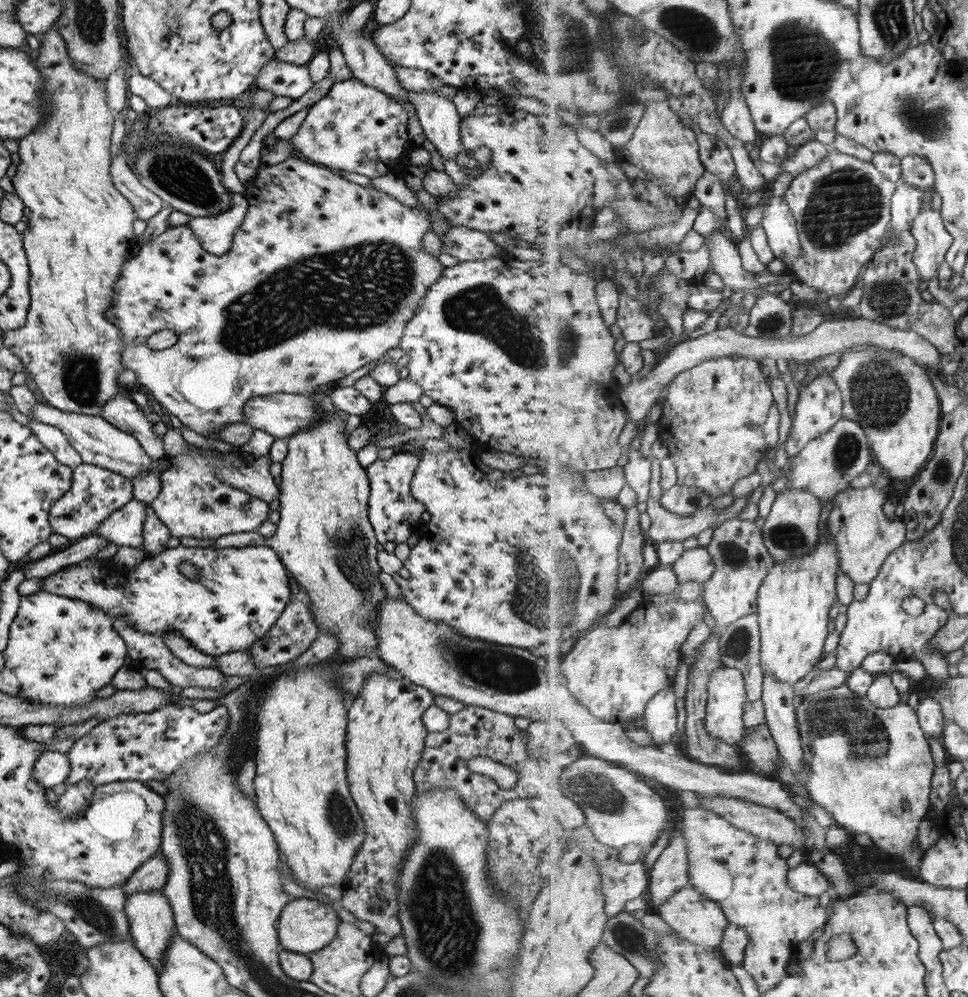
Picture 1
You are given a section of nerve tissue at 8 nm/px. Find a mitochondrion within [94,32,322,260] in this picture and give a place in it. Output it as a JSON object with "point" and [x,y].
{"point":[182,178]}

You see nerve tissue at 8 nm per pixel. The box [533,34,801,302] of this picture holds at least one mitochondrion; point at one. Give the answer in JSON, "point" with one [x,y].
{"point":[622,120]}

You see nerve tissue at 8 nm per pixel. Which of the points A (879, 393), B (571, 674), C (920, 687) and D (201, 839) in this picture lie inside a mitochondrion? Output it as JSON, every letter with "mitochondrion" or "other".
{"A":"mitochondrion","B":"other","C":"other","D":"mitochondrion"}

